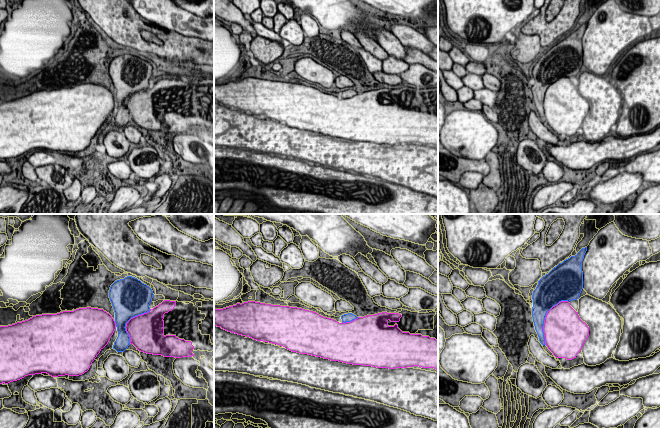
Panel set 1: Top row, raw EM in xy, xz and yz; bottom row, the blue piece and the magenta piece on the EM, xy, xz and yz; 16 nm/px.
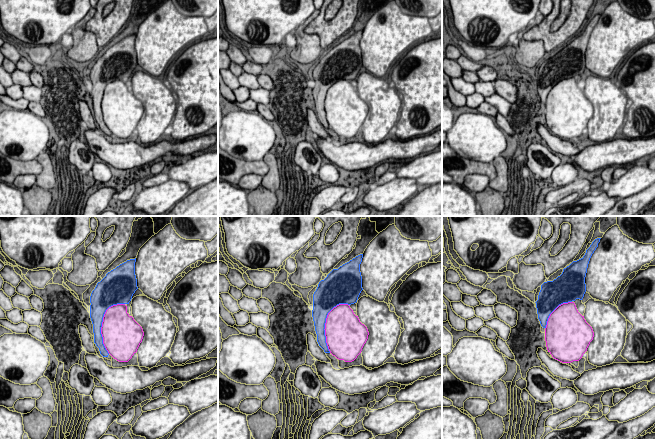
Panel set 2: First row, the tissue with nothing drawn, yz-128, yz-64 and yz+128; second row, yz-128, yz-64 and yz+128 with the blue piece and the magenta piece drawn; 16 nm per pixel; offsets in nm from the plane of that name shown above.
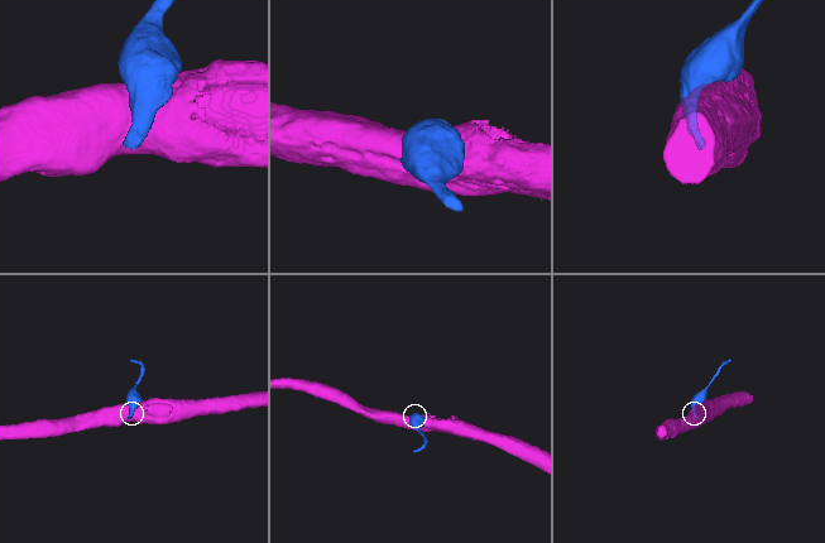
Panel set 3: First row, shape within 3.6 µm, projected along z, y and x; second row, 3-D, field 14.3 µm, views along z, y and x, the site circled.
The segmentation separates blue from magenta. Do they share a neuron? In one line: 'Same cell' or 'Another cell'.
Another cell

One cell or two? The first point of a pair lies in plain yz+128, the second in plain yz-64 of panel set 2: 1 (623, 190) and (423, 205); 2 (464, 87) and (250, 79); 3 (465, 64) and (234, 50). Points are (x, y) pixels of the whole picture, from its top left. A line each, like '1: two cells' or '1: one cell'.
1: two cells
2: two cells
3: one cell

